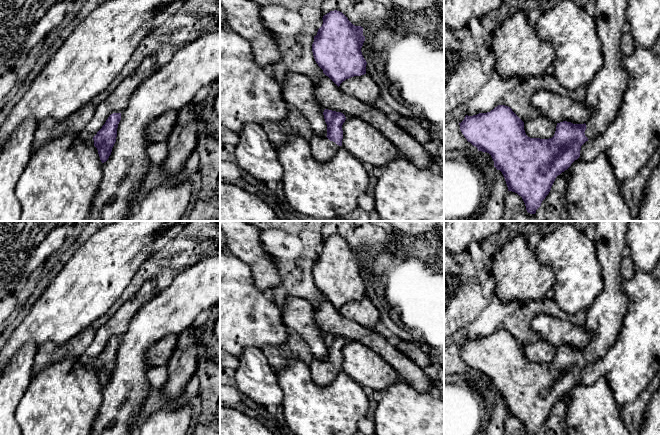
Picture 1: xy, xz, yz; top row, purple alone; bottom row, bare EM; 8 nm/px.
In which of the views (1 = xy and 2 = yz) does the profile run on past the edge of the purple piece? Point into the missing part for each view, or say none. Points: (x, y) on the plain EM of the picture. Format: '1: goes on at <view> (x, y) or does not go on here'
1: goes on at xy (89, 366)
2: goes on at yz (604, 318)

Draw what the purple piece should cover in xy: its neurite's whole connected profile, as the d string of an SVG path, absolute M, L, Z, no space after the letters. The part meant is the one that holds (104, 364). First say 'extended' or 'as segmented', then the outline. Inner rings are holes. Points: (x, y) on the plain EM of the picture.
extended | M121 337L111 338L97 358L86 365L87 369L94 369L97 372L102 387L106 386L111 379L120 344Z

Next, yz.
extended | M597 221L593 234L596 244L597 256L599 259L602 277L604 280L603 291L595 298L588 308L585 328L590 333L590 341L584 348L573 348L563 345L557 347L555 358L549 363L530 362L524 354L524 346L505 329L498 329L487 337L477 339L466 339L464 344L459 347L460 354L464 361L475 370L478 375L487 376L494 385L494 391L500 394L505 402L508 415L517 417L522 421L527 435L536 435L542 425L549 418L551 411L558 399L567 394L571 388L580 381L581 370L588 364L596 362L607 352L615 342L622 320L627 308L627 296L622 290L623 279L621 275L622 252L626 246L626 233L630 221Z

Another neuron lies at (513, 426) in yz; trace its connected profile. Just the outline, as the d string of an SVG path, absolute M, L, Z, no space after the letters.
M508 415L504 425L504 435L527 435L525 427L517 417Z

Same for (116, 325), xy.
M146 281L139 291L125 302L104 324L95 329L95 337L88 349L77 358L74 367L93 362L113 337L121 337L138 311L156 295L156 281Z

